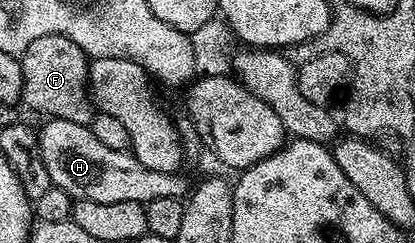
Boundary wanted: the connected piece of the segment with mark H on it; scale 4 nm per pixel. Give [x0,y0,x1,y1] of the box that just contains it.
[37,118,188,204]

